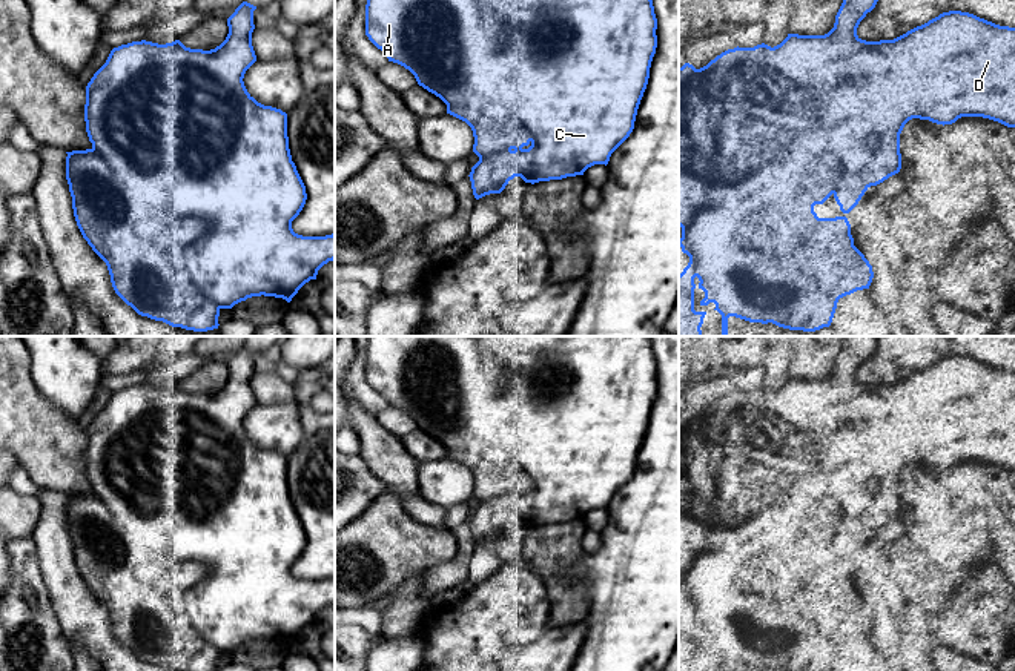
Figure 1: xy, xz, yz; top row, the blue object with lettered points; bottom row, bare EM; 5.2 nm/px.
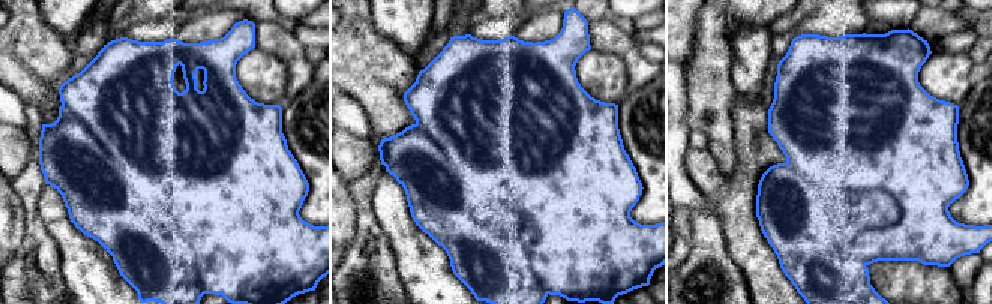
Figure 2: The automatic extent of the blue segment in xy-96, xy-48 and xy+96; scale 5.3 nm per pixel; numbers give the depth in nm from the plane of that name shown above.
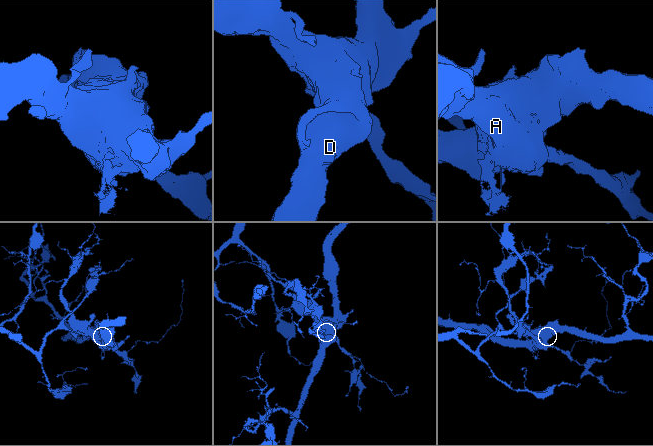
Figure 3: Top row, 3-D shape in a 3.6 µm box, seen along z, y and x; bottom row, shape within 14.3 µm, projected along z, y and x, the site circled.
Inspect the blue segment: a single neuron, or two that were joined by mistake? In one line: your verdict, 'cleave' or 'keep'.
cleave

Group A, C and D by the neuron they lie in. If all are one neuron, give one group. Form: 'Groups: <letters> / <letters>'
Groups: A / C D

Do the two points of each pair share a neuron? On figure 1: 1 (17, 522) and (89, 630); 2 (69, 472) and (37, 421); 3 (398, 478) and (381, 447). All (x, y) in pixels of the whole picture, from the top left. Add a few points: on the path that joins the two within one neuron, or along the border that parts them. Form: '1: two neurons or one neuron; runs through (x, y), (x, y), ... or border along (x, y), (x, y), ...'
1: two neurons; border along (39, 498), (39, 522), (34, 533)
2: one neuron; runs through (57, 459), (51, 447), (37, 433)
3: one neuron; runs through (398, 470), (386, 455)

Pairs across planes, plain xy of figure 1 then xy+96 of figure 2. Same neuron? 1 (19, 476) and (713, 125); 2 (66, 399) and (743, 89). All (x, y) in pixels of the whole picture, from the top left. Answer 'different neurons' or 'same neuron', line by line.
1: different neurons
2: same neuron

